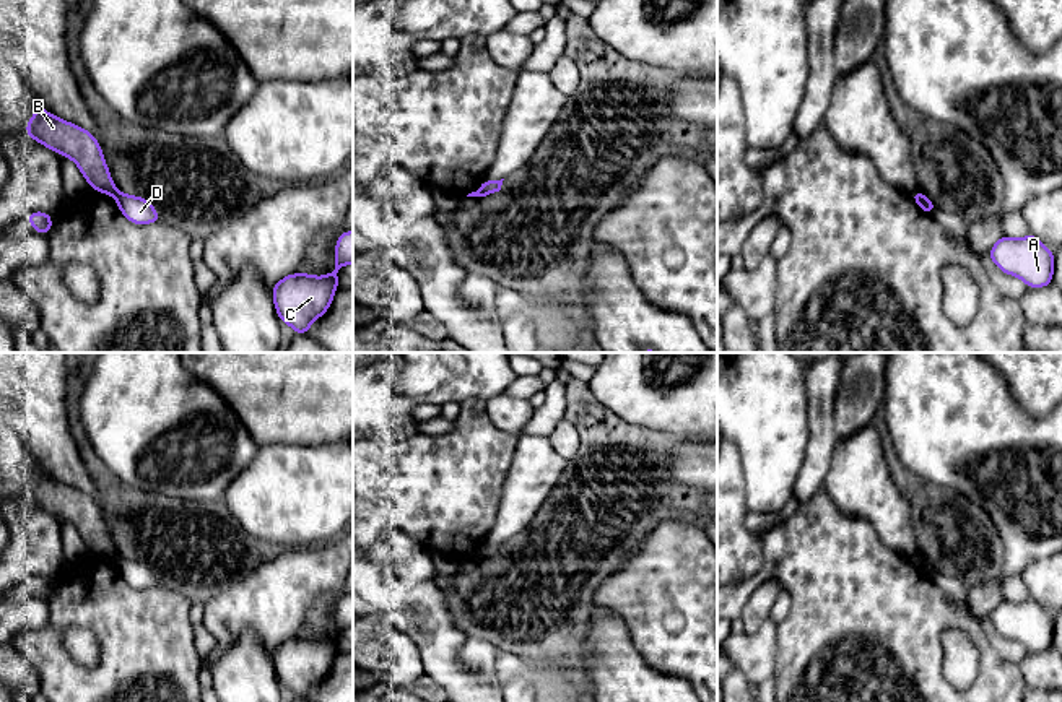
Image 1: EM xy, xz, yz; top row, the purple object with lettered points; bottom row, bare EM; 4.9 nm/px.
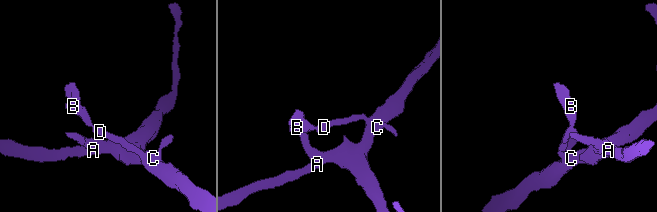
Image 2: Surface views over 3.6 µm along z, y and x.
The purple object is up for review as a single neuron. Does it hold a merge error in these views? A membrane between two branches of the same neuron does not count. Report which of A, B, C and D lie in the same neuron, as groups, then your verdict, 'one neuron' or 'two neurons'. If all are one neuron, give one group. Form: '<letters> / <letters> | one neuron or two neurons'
A C D / B | two neurons

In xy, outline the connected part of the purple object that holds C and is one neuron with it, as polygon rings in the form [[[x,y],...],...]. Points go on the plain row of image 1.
[[[353,595],[342,596],[335,609],[335,634],[324,640],[293,637],[273,652],[273,668],[280,686],[288,687],[298,699],[306,699],[316,682],[322,681],[338,653],[338,634],[353,627]]]

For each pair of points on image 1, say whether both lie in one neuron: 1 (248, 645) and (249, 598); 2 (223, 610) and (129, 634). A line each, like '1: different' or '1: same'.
1: different
2: different

